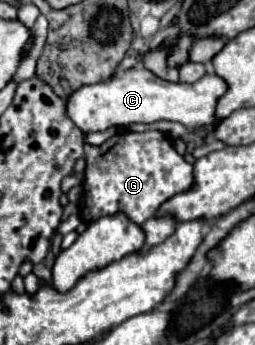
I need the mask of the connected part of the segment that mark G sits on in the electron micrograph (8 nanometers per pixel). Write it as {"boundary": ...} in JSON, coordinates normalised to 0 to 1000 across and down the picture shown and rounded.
{"boundary":[[[627,380],[463,386],[400,420],[329,414],[329,530],[314,623],[337,646],[392,629],[486,617],[533,652],[580,641],[627,588],[753,542],[753,478],[675,426],[659,391]]]}

